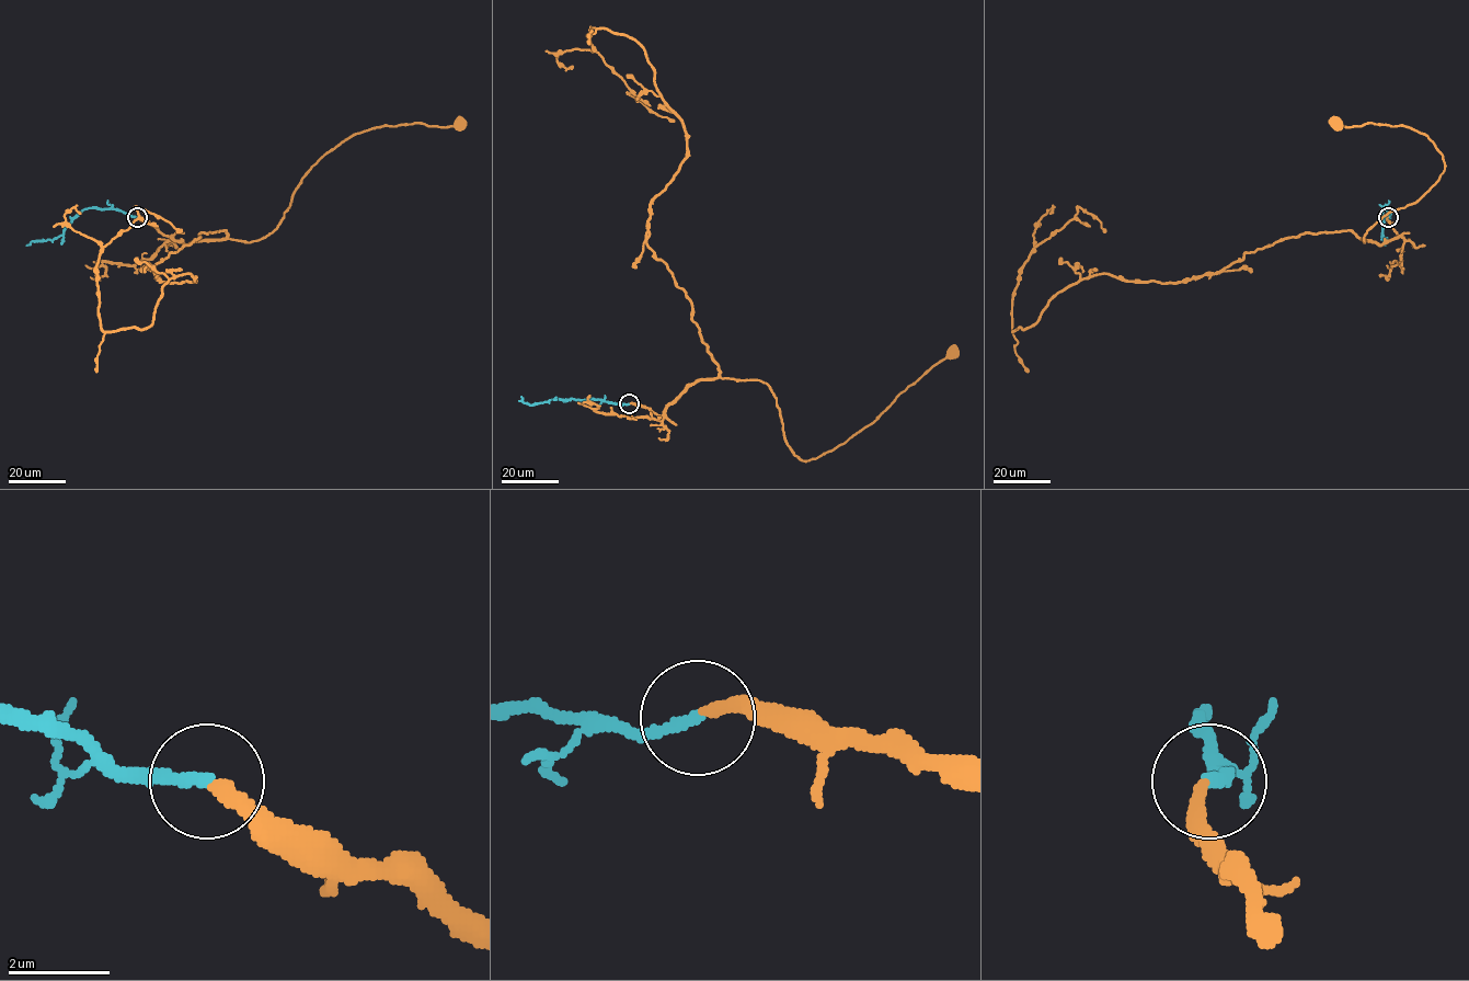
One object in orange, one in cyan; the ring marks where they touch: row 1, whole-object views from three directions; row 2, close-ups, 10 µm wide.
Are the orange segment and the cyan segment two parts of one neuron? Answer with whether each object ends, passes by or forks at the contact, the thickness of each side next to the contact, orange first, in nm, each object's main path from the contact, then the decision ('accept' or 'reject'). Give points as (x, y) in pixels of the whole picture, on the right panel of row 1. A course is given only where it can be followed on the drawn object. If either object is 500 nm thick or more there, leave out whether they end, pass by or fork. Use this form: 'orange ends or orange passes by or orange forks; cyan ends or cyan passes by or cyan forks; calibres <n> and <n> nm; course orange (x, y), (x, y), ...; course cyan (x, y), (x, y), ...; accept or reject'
orange ends; cyan ends; calibres 280 and 240 nm; course orange (1387, 217), (1400, 236), (1380, 244), (1362, 240), (1430, 189), (1444, 170), (1442, 156), (1410, 127), (1336, 122); course cyan (1387, 217), (1384, 207), (1383, 235), (1388, 240), (1380, 244); accept

